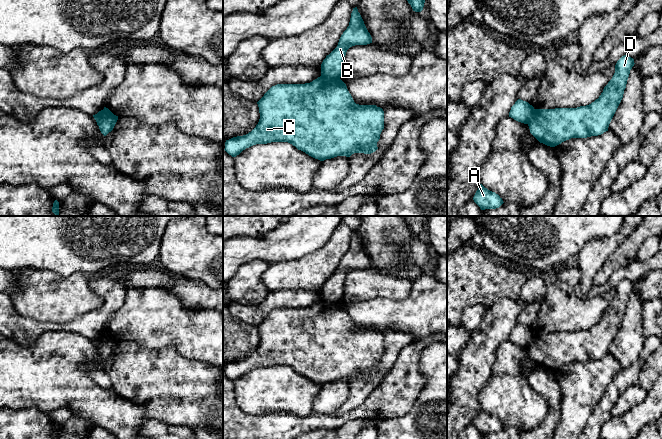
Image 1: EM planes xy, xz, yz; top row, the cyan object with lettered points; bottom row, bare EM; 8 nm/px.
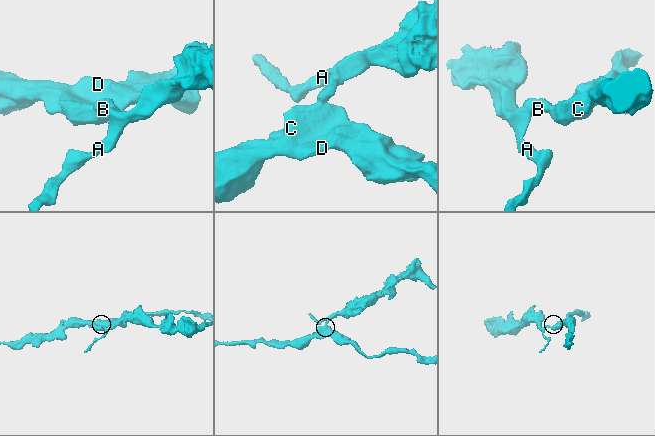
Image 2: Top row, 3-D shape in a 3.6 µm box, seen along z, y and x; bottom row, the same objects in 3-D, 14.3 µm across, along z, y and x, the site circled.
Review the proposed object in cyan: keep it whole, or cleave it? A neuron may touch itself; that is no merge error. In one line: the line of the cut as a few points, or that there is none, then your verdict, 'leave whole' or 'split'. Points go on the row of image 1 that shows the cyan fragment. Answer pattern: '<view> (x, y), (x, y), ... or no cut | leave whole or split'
xz (321, 75), (339, 78) | split

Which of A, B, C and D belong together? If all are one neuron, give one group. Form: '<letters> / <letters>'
A B / C D

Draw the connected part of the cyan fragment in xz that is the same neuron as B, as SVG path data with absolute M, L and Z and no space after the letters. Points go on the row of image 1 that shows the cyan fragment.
M355 7L351 13L349 26L341 35L337 47L326 56L321 64L321 76L332 79L342 77L347 50L355 45L370 43L372 43L372 37Z

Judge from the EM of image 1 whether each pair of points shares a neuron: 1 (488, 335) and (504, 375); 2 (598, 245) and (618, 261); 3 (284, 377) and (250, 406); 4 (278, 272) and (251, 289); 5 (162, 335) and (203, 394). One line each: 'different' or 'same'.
1: different
2: different
3: same
4: different
5: different

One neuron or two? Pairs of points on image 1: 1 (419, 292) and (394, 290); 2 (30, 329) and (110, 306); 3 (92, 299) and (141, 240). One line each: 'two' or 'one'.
1: two
2: one
3: two

